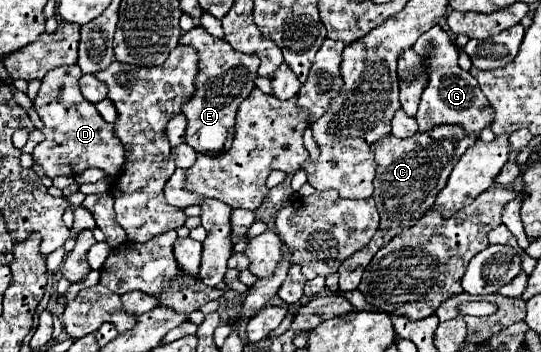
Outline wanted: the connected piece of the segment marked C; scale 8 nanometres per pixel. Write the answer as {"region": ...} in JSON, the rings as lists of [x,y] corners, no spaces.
{"region":[[[441,125],[425,133],[417,131],[417,135],[411,135],[405,139],[397,139],[395,135],[389,133],[377,143],[373,143],[373,155],[377,161],[373,199],[381,215],[381,225],[377,229],[377,235],[373,235],[373,239],[369,241],[365,249],[357,251],[357,255],[351,255],[345,263],[341,263],[339,267],[339,289],[341,291],[357,289],[361,283],[361,275],[365,267],[369,265],[369,261],[373,259],[373,255],[377,253],[377,249],[389,243],[401,231],[415,225],[429,211],[437,193],[441,191],[441,187],[445,187],[445,181],[451,169],[455,167],[459,157],[465,153],[465,149],[475,145],[475,141],[477,139],[465,133],[463,127]]]}

